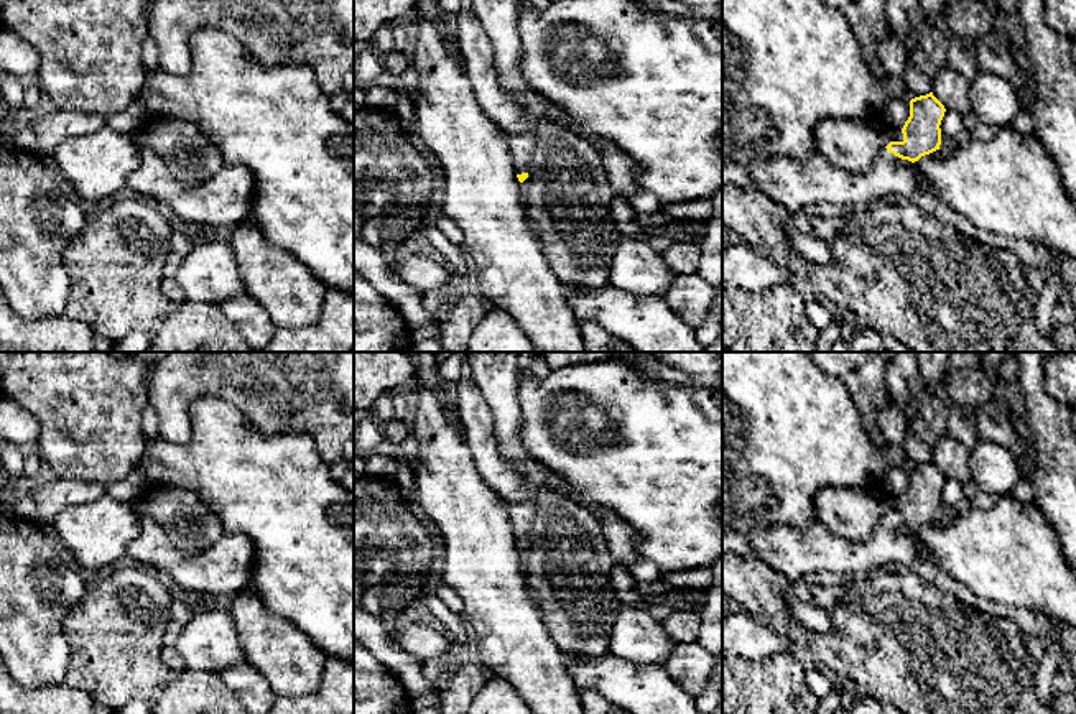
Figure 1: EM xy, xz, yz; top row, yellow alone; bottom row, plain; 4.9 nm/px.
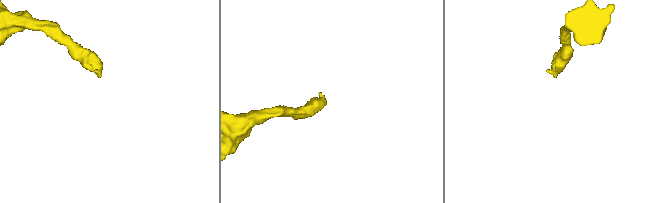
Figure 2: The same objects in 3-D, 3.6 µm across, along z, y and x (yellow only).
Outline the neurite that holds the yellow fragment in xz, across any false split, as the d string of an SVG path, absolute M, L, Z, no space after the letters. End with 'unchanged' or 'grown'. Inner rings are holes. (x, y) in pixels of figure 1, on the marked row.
M528 127L520 132L505 132L505 143L512 156L517 178L523 183L528 178L530 158L536 146L535 128Z | grown

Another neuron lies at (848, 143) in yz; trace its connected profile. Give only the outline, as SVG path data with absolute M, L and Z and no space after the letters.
M879 117L824 118L814 128L814 148L831 165L860 173L870 168L872 160L893 141L895 130L884 125Z

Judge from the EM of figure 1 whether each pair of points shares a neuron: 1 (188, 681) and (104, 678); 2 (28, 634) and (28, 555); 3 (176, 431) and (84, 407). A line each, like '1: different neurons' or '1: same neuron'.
1: different neurons
2: same neuron
3: different neurons

